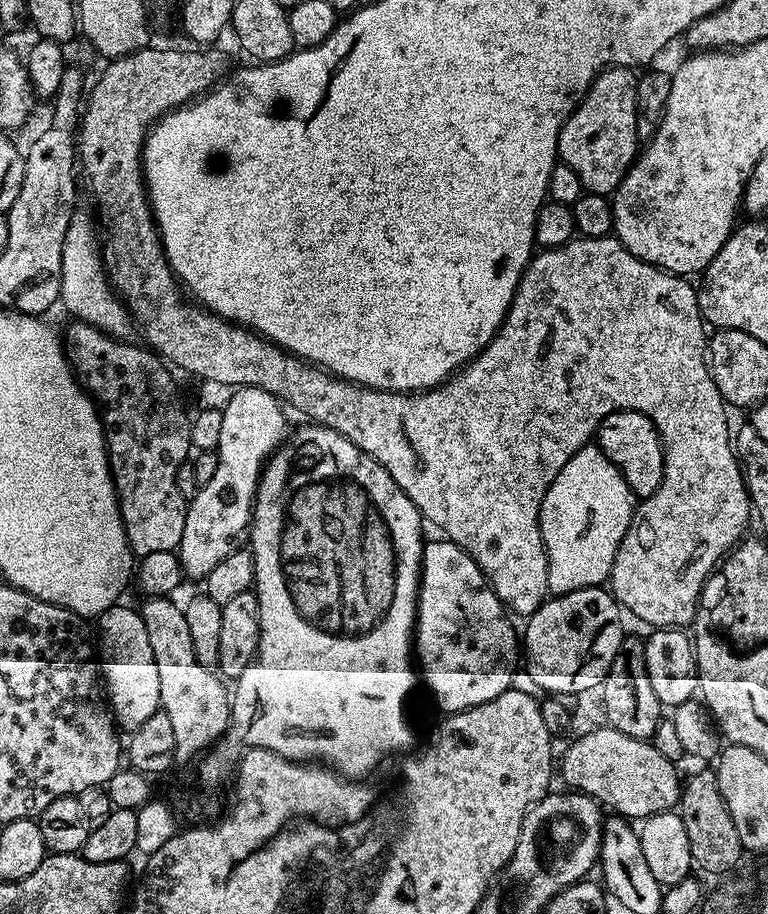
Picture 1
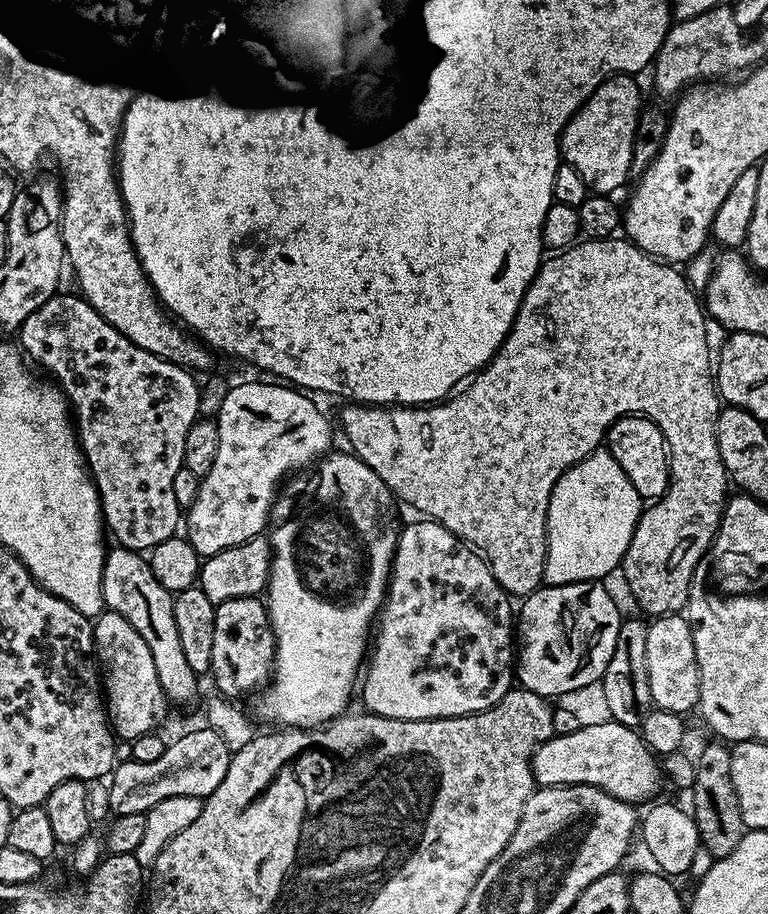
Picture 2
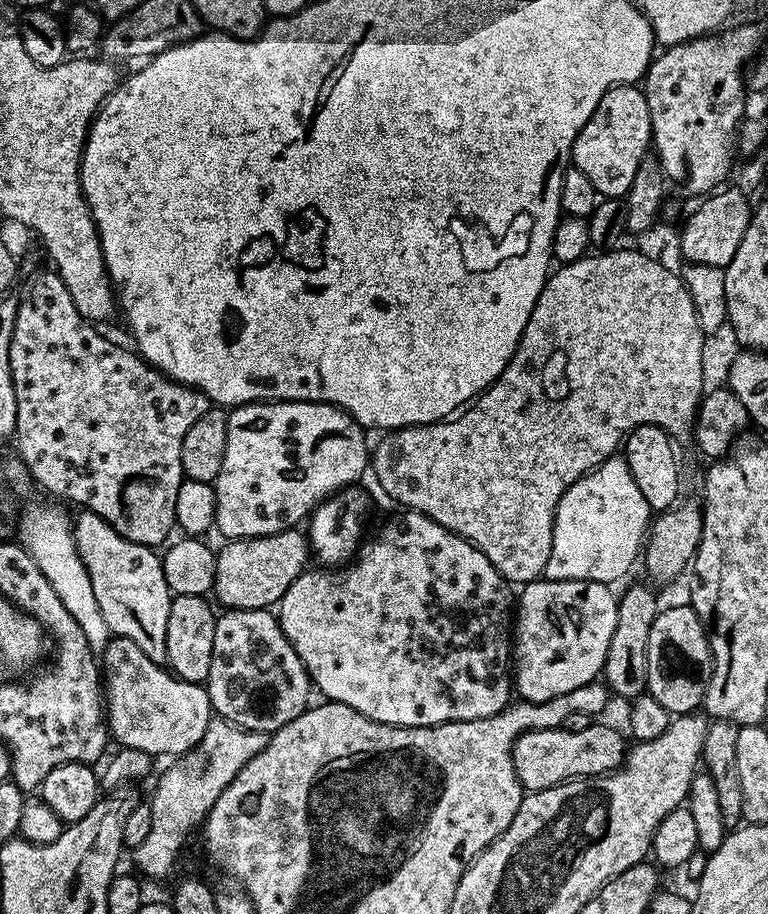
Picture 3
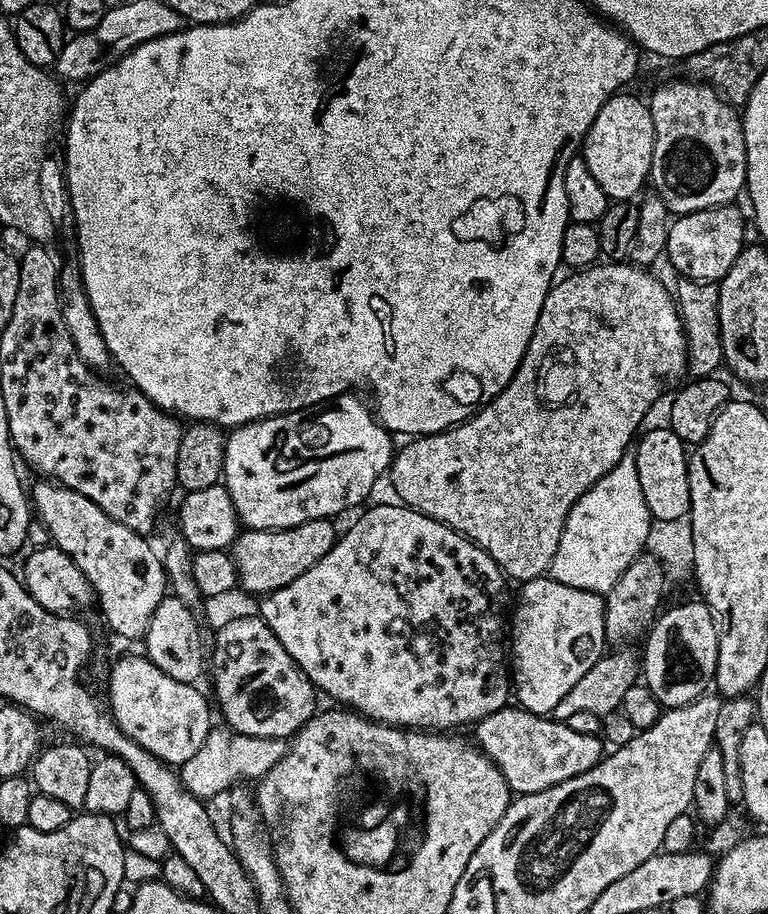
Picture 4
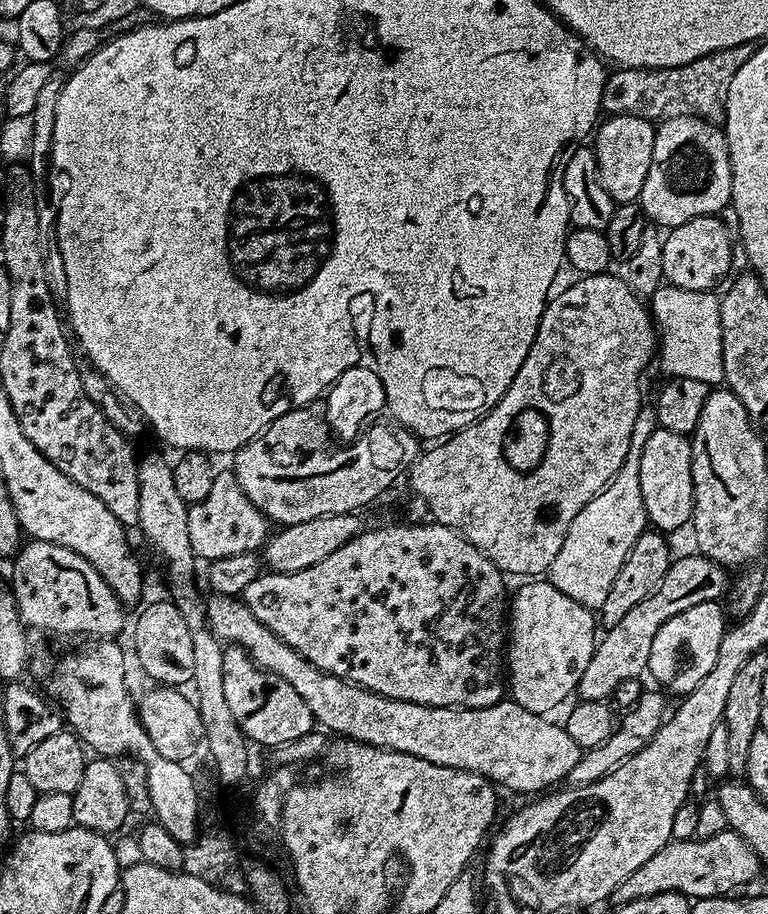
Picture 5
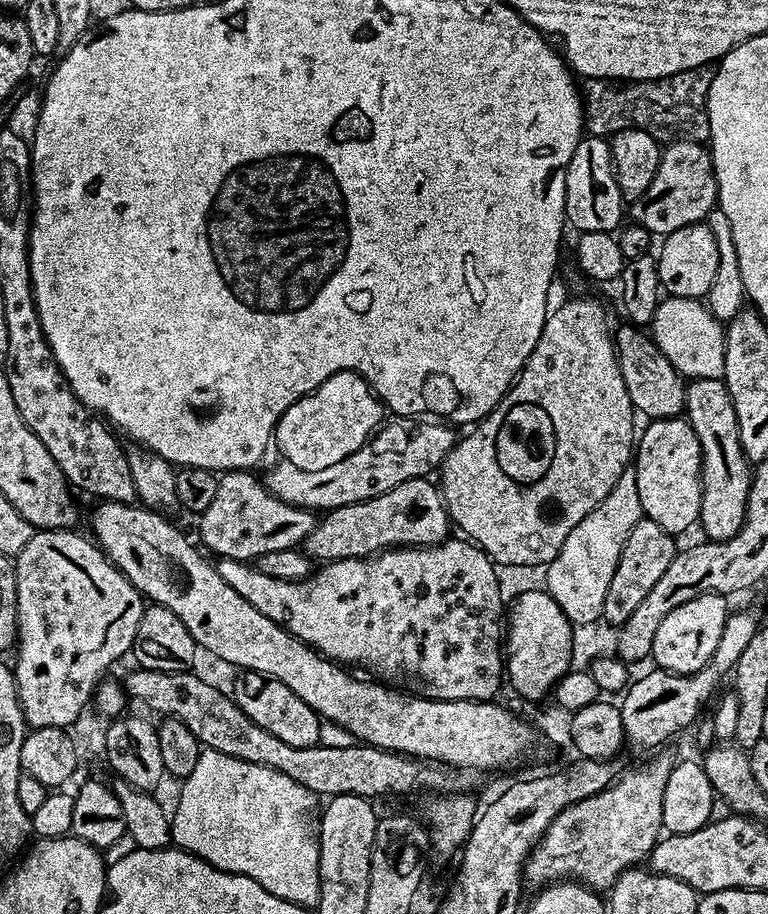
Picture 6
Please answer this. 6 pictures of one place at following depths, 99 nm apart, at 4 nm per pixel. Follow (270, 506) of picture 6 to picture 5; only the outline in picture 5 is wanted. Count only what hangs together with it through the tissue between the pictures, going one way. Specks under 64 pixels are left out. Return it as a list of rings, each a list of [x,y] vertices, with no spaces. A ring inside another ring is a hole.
[[[217,471],[214,487],[202,502],[188,505],[189,518],[187,529],[190,530],[190,545],[201,561],[226,558],[226,554],[255,553],[263,549],[270,535],[270,521],[262,514],[258,506],[250,500],[238,484],[235,471]]]

